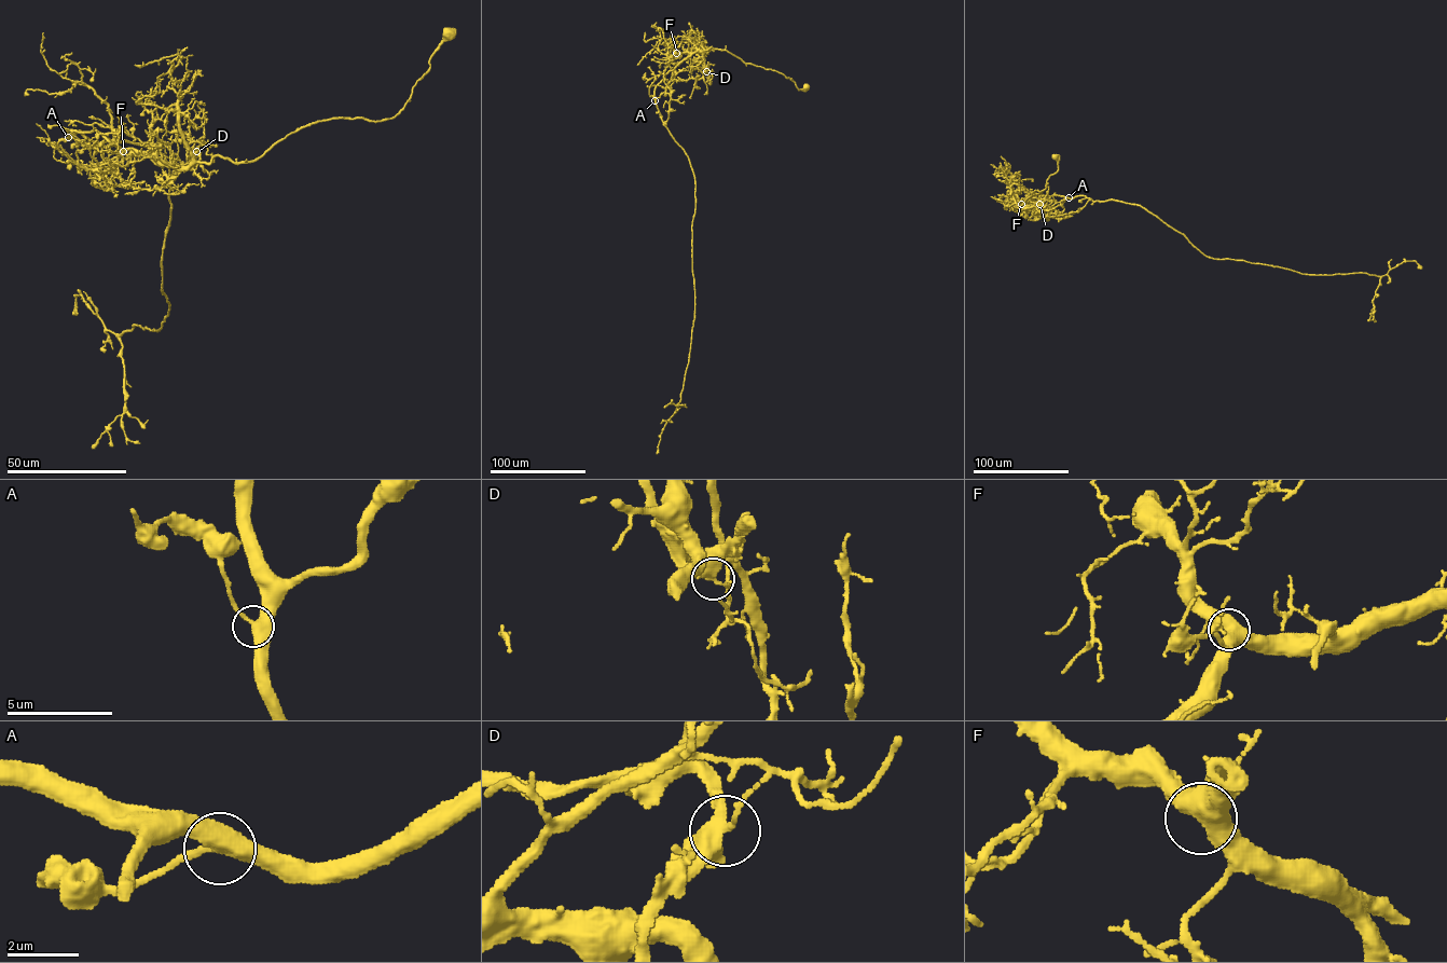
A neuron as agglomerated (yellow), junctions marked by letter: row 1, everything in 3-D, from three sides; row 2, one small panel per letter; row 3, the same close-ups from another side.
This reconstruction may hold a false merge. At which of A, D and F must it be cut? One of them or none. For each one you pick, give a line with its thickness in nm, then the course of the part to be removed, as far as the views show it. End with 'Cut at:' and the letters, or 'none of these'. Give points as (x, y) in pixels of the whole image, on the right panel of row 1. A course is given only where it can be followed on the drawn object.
D: calibre 400 nm
Cut at: D

